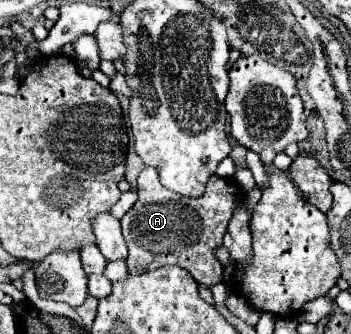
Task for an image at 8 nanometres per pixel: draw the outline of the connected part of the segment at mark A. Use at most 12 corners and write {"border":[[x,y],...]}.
{"border":[[213,175],[199,199],[137,179],[121,219],[129,273],[179,265],[205,287],[223,267],[235,181]]}

